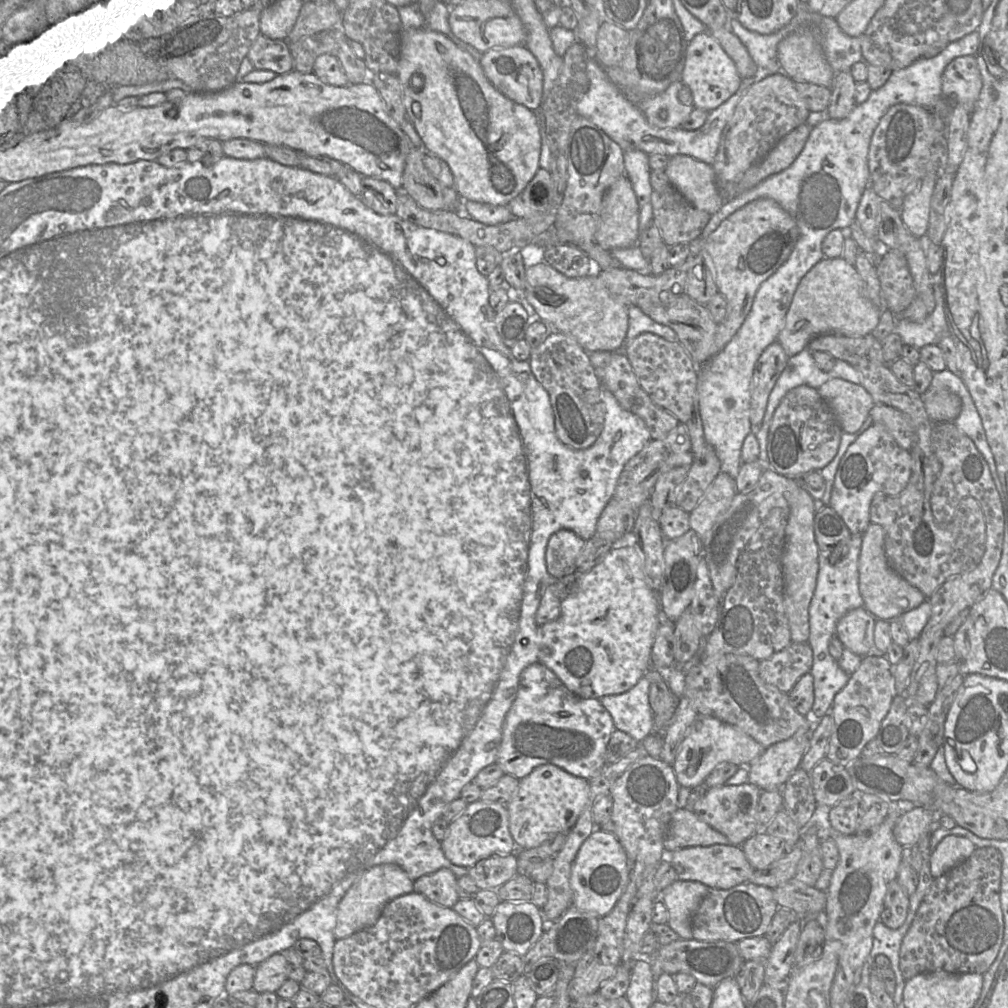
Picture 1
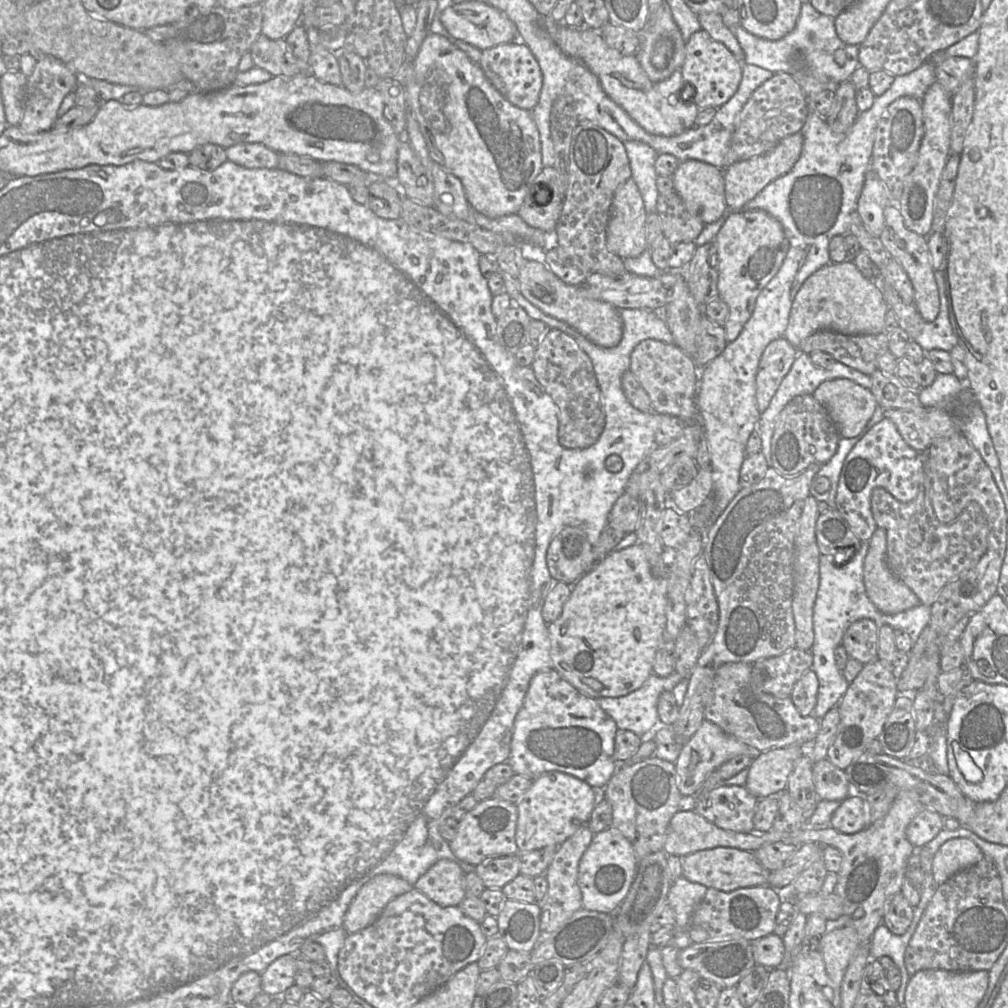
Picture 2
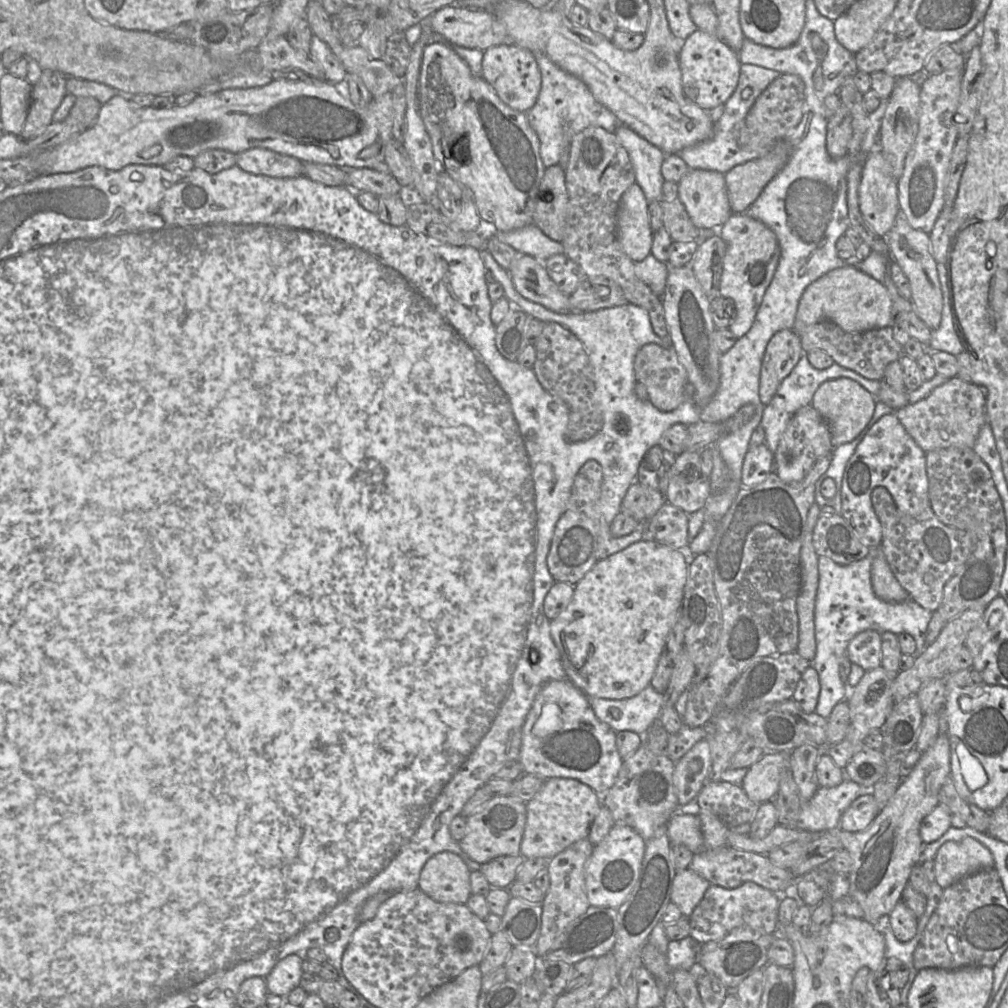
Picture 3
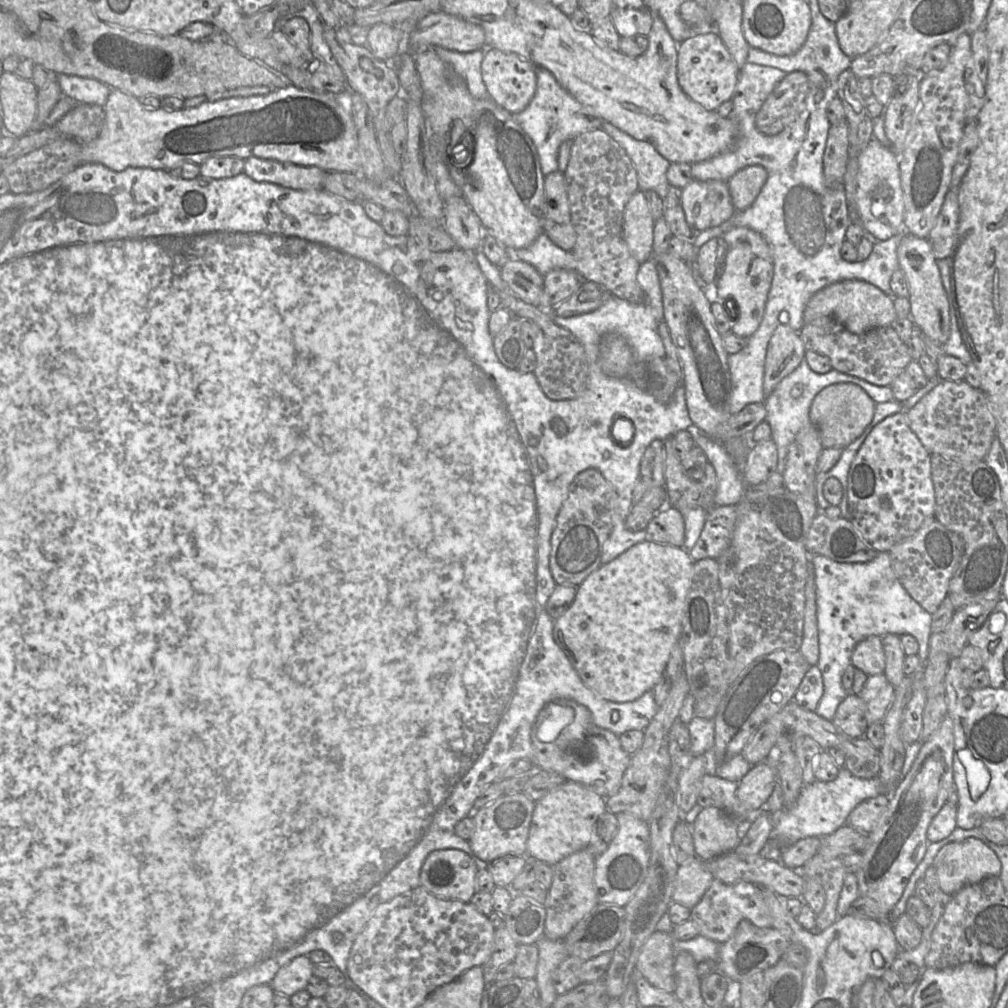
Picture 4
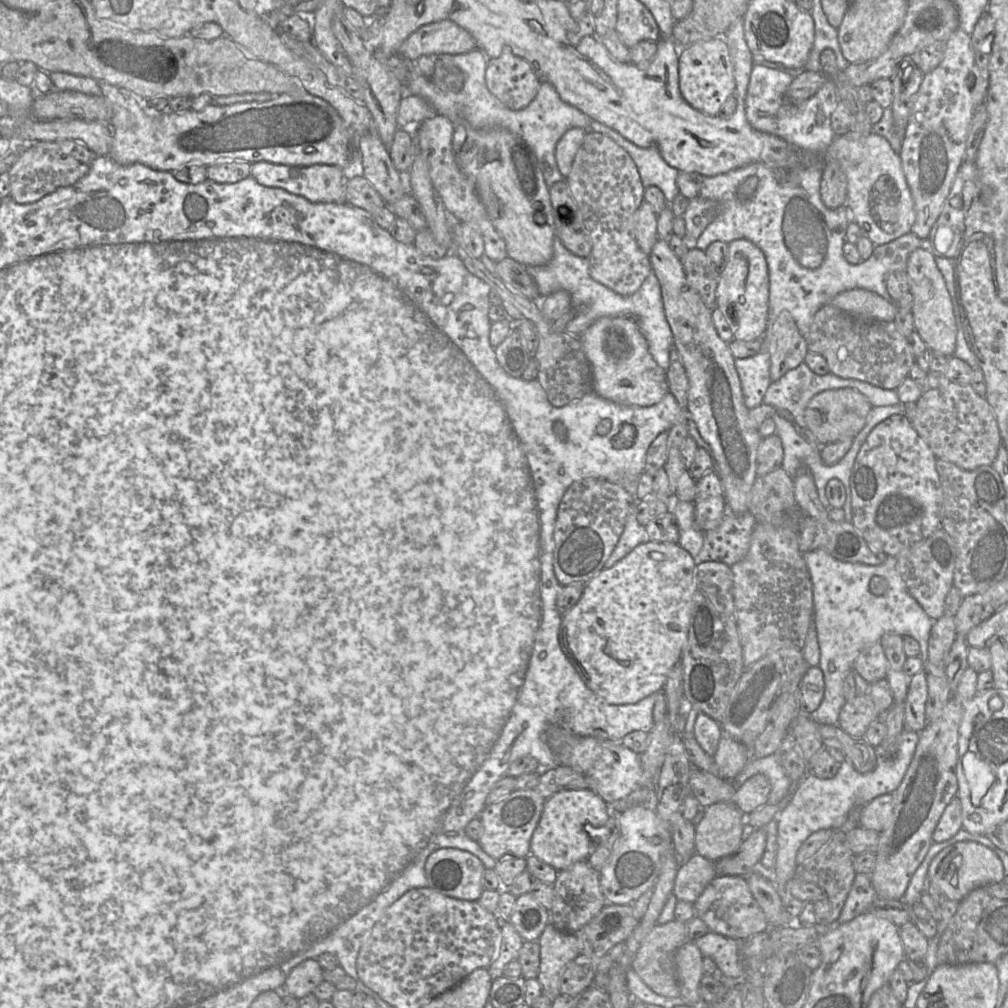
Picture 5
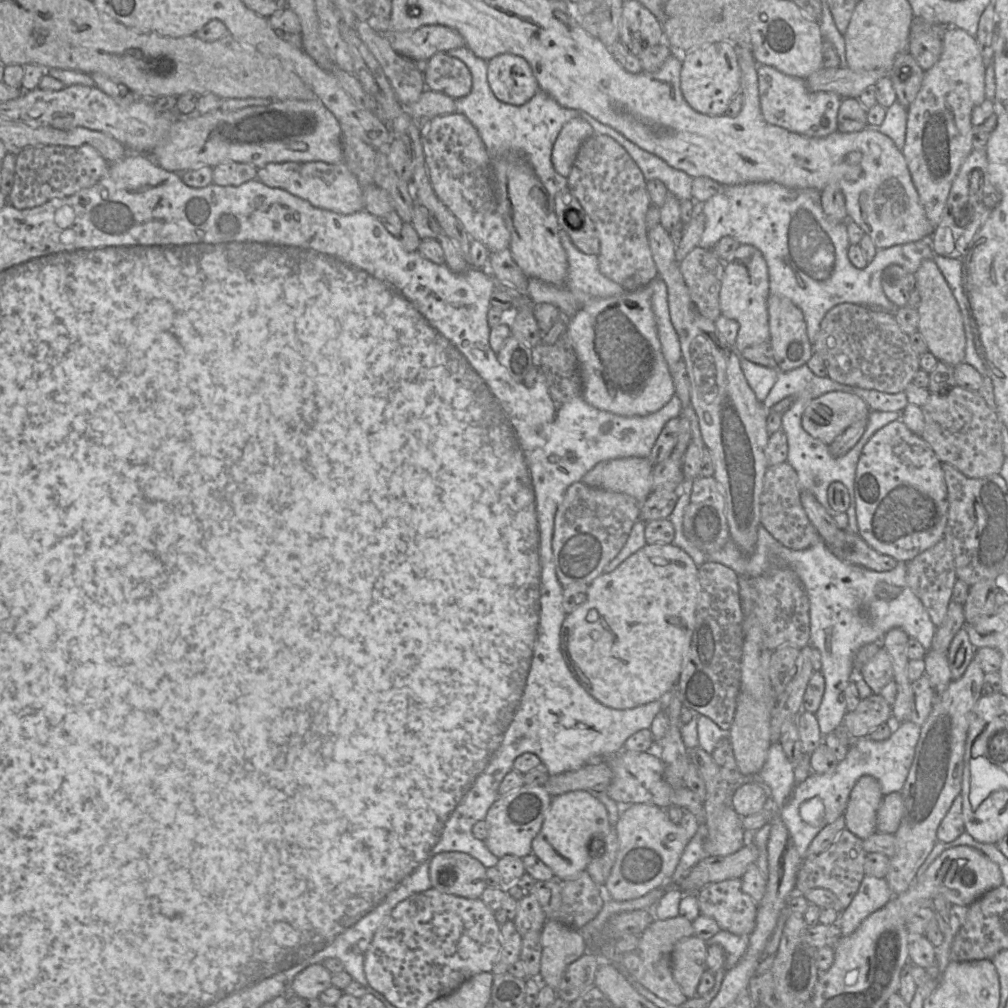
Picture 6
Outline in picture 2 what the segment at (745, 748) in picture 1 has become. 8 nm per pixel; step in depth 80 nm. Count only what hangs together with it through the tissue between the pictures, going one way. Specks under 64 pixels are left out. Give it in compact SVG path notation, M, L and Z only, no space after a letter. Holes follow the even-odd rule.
M704 719L699 729L683 745L675 761L677 785L682 796L692 796L707 776L727 760L738 755L749 755L753 759L761 752L748 744L726 734L719 726Z

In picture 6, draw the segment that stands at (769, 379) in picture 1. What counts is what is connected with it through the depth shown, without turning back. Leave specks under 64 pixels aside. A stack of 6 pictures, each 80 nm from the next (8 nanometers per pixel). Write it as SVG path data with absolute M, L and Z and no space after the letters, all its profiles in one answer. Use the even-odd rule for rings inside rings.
M770 293L767 301L770 339L779 372L807 364L813 355L802 311L788 298Z

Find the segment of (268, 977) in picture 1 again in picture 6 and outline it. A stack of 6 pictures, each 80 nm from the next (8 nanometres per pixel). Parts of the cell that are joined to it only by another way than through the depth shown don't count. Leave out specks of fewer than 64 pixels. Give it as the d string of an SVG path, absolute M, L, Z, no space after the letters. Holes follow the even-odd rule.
M323 964L310 965L295 976L292 993L304 1000L318 998L324 990L332 986L331 976Z

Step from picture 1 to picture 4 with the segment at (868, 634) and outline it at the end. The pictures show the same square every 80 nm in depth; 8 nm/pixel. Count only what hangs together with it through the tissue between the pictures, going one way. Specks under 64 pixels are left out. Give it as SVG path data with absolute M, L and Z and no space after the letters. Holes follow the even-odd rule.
M869 636L860 641L852 652L851 663L867 676L884 673L886 658L882 637Z

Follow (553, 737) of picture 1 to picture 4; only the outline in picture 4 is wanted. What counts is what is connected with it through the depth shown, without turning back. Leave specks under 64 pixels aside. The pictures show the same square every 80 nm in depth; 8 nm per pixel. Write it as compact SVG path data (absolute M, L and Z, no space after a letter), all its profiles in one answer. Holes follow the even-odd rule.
M563 700L563 701L555 701L555 702L551 702L551 703L559 703L563 706L569 706L569 707L573 708L574 720L572 723L570 723L569 725L564 727L561 730L561 732L559 733L559 735L557 736L557 738L551 742L544 742L542 740L539 740L535 734L534 727L533 727L533 730L532 730L533 757L530 760L533 762L535 769L542 769L542 770L553 771L553 772L559 773L562 776L564 776L567 779L567 781L577 782L577 783L580 783L580 784L583 784L583 785L590 787L593 791L595 791L598 795L600 795L603 798L608 798L608 797L616 794L621 787L623 775L624 775L627 767L629 766L630 760L631 760L631 755L629 755L622 748L621 743L619 741L619 736L617 736L616 734L614 734L610 730L603 729L603 728L596 726L595 723L593 722L592 714L590 712L590 710L587 707L585 707L584 705L577 703L576 701Z

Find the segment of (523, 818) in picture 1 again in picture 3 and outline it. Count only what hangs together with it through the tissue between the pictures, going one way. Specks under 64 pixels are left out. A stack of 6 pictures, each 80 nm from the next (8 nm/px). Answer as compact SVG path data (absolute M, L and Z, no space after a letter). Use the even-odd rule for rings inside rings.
M546 779L536 795L526 802L527 816L520 854L525 859L551 859L573 843L588 838L590 826L601 806L601 795L577 779Z

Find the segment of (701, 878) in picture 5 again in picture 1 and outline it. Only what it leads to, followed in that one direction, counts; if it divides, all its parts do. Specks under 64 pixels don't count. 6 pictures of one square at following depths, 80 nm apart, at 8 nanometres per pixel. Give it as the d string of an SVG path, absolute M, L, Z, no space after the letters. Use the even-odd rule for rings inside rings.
M677 879L662 893L660 899L669 912L668 925L681 939L692 939L692 916L708 886L698 881Z

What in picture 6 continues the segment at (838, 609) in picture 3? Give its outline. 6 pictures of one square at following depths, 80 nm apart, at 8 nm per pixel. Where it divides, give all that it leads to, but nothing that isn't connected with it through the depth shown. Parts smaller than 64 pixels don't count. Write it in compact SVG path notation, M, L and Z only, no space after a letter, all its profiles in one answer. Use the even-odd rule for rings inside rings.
M761 525L758 531L756 552L760 552L762 561L767 562L767 568L763 574L778 566L788 567L797 573L807 592L810 603L810 645L820 652L822 662L821 673L825 679L824 695L815 713L823 737L843 724L843 718L847 712L845 689L854 675L859 674L854 670L853 661L857 651L861 647L870 643L879 643L891 629L901 628L907 633L909 638L919 641L926 651L931 649L936 627L921 600L912 592L906 582L906 562L897 561L897 565L892 570L886 572L869 570L841 561L829 550L824 540L820 540L813 546L803 550L787 548L777 541L765 527L761 527ZM880 582L886 582L899 587L899 595L892 600L877 597L875 586Z

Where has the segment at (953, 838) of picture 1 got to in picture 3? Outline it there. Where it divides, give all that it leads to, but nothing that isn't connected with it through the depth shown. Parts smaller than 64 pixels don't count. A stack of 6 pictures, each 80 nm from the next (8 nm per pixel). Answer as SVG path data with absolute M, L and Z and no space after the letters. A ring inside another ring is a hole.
M972 837L945 842L933 861L935 881L942 889L981 869L994 867L991 852Z

